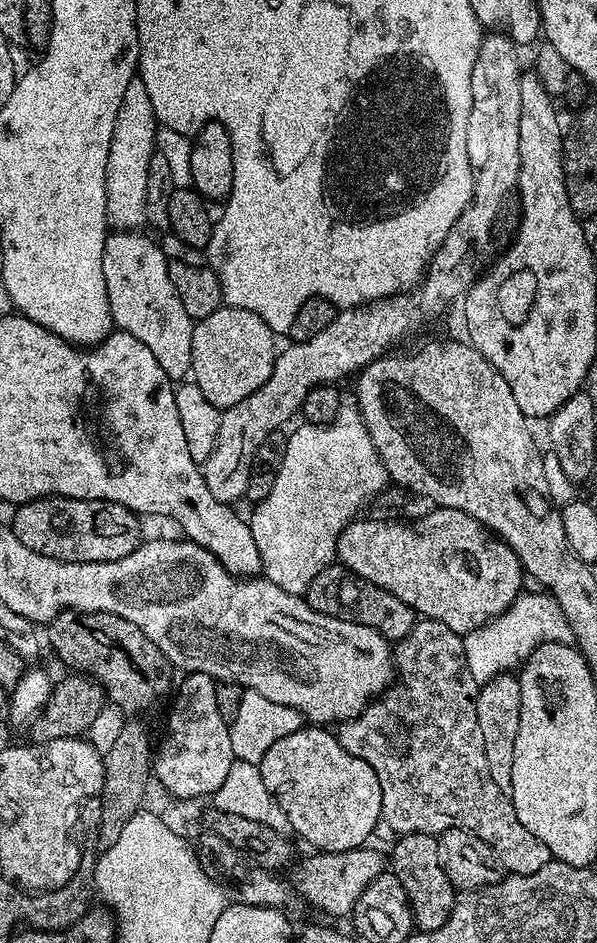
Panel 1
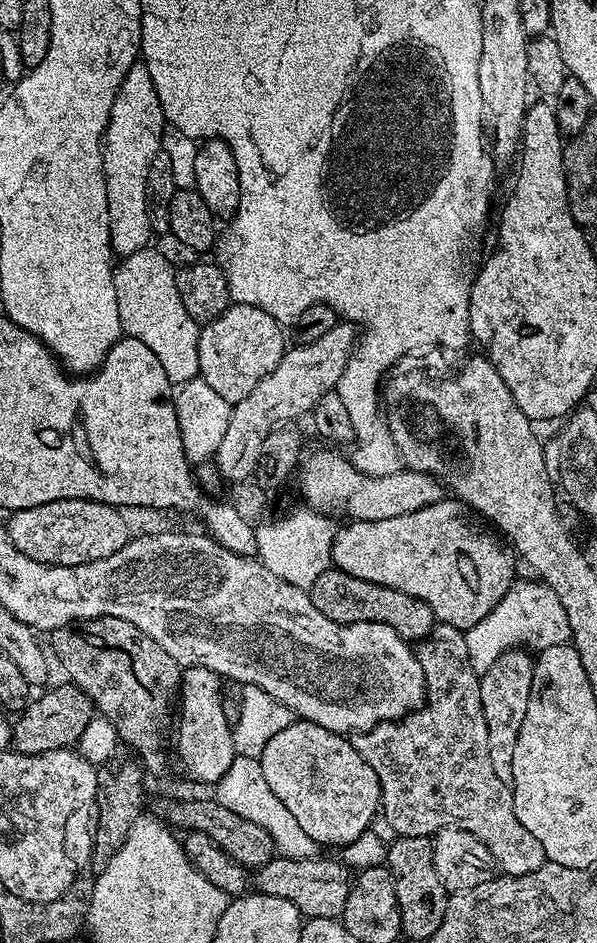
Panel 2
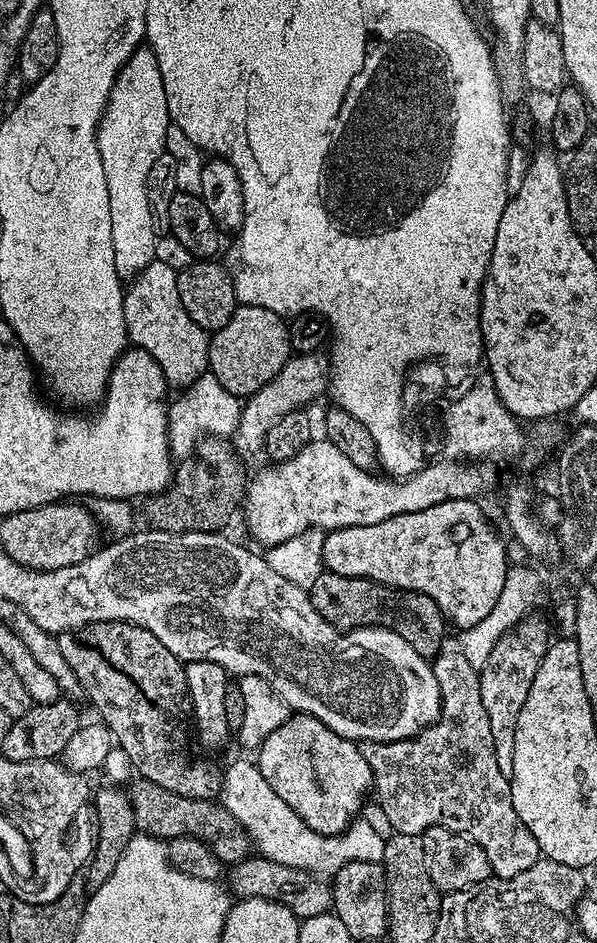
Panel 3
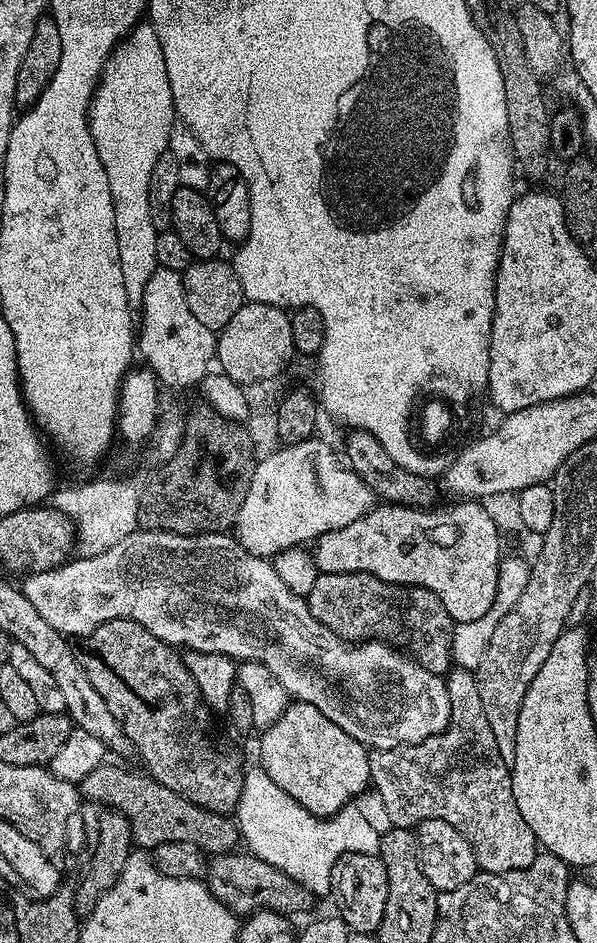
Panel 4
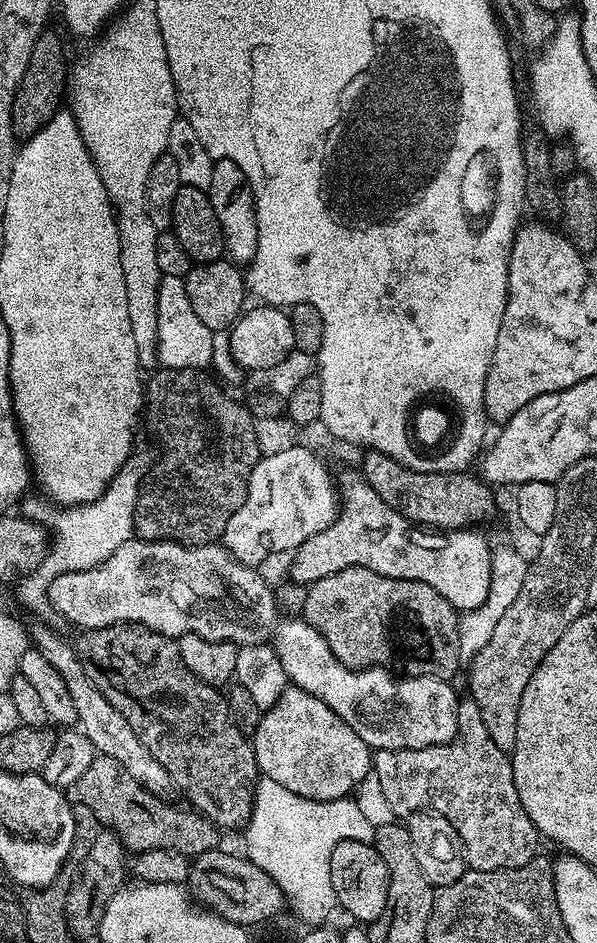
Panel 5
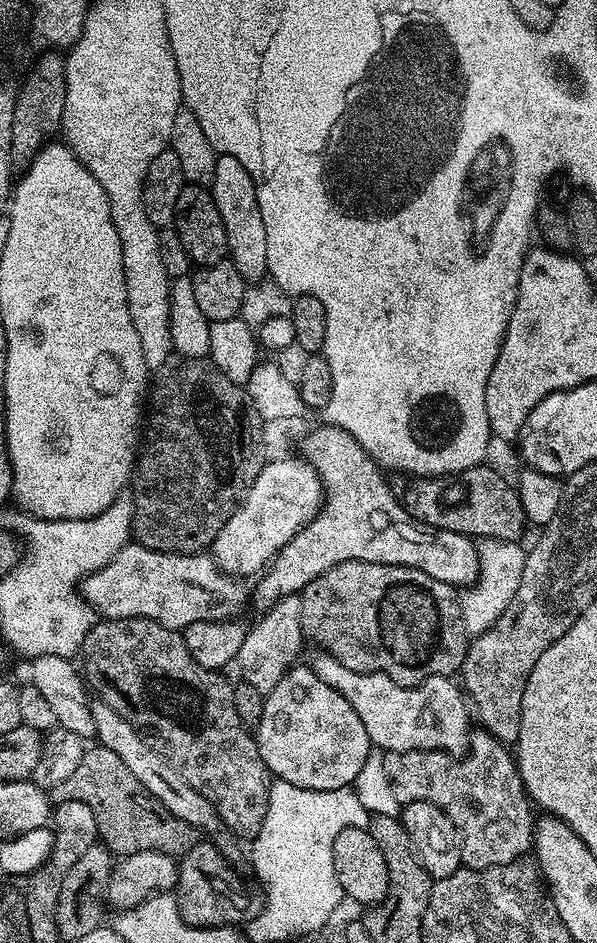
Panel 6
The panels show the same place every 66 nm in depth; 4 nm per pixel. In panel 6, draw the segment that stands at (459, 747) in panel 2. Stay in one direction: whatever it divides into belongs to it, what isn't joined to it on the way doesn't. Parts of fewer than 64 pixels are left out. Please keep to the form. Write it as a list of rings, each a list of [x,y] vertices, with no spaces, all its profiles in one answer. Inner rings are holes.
[[[476,730],[470,736],[470,751],[459,758],[447,752],[384,752],[386,775],[401,806],[425,800],[443,810],[446,818],[454,822],[465,857],[520,858],[534,844],[534,815],[513,753],[504,748],[490,733]]]

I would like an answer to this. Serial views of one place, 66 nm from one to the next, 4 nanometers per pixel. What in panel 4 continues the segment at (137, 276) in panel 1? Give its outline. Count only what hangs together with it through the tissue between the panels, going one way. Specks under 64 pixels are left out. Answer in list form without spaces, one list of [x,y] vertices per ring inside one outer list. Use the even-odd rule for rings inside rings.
[[[157,267],[150,282],[146,282],[138,309],[138,352],[144,355],[143,363],[165,389],[195,389],[217,359],[216,345],[217,333],[202,326],[202,322],[190,314],[190,306],[186,306],[183,275]]]

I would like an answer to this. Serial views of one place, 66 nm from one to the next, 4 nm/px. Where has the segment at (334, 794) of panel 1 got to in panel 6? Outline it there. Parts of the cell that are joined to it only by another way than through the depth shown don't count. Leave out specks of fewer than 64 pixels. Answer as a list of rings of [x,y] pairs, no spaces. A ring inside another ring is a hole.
[[[292,666],[264,698],[260,725],[254,729],[256,745],[275,779],[306,790],[338,790],[352,786],[362,764],[374,748],[362,718],[350,702],[322,682],[311,667]]]

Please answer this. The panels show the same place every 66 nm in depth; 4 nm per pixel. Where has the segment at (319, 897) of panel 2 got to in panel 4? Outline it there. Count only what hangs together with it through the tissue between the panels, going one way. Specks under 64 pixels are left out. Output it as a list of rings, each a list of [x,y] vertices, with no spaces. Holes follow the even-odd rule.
[[[225,854],[209,859],[206,864],[206,883],[208,889],[237,917],[247,918],[253,912],[261,910],[265,912],[278,912],[281,914],[293,914],[292,912],[304,912],[308,908],[310,894],[294,878],[282,874],[278,866],[270,866],[270,862],[262,862],[262,858],[251,854],[236,856],[237,854]]]

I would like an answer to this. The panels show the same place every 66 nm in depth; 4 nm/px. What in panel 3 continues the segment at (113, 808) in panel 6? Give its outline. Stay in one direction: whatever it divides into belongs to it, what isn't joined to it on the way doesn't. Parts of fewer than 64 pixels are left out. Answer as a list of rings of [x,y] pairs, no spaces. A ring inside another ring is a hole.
[[[136,778],[133,781],[132,788],[130,787],[132,809],[136,827],[143,835],[155,836],[165,842],[179,836],[198,838],[211,848],[224,866],[248,859],[254,848],[252,839],[242,822],[238,822],[238,818],[234,818],[234,814],[226,810],[223,802],[186,798],[182,794],[174,794],[174,790],[162,790],[162,786],[154,786],[154,782],[149,780]]]

